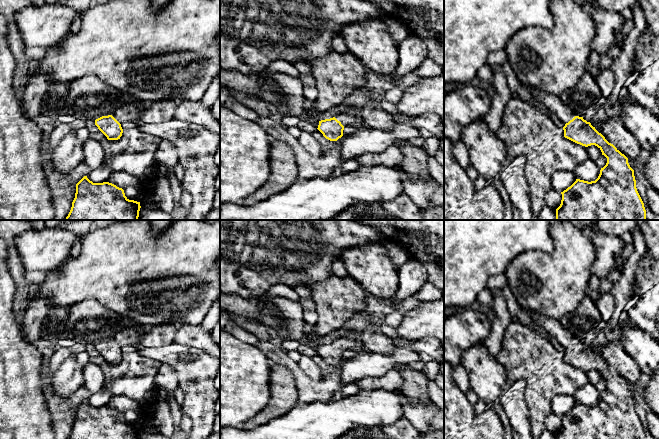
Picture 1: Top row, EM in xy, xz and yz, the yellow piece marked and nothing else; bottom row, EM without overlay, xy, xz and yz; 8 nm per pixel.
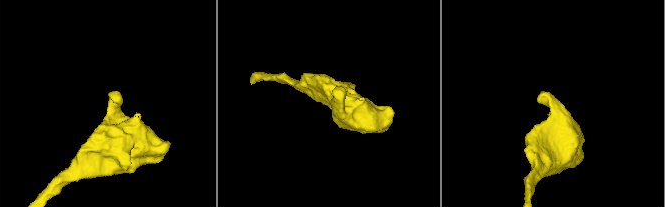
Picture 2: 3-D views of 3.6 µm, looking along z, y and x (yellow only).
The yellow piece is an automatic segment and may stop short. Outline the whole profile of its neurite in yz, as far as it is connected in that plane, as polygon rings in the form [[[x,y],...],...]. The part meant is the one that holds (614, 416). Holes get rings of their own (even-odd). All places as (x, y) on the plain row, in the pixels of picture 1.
[[[526,310],[533,325],[550,340],[556,339],[564,348],[564,361],[582,370],[597,370],[602,379],[607,382],[606,389],[601,392],[595,405],[576,405],[561,416],[562,424],[556,433],[556,439],[646,439],[644,427],[637,415],[634,394],[628,387],[628,382],[622,378],[613,368],[599,357],[595,351],[583,341],[577,340],[559,320],[551,319],[543,314]]]

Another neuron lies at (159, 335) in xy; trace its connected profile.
[[[164,323],[148,328],[141,341],[139,347],[156,348],[169,345],[175,339],[178,326],[171,323]]]

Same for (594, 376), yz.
[[[595,369],[588,370],[586,371],[586,373],[587,373],[587,378],[588,378],[589,383],[593,385],[598,383],[602,379],[600,372],[598,372]]]

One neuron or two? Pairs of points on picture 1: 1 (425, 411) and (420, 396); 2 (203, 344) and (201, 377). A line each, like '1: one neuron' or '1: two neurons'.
1: two neurons
2: two neurons

